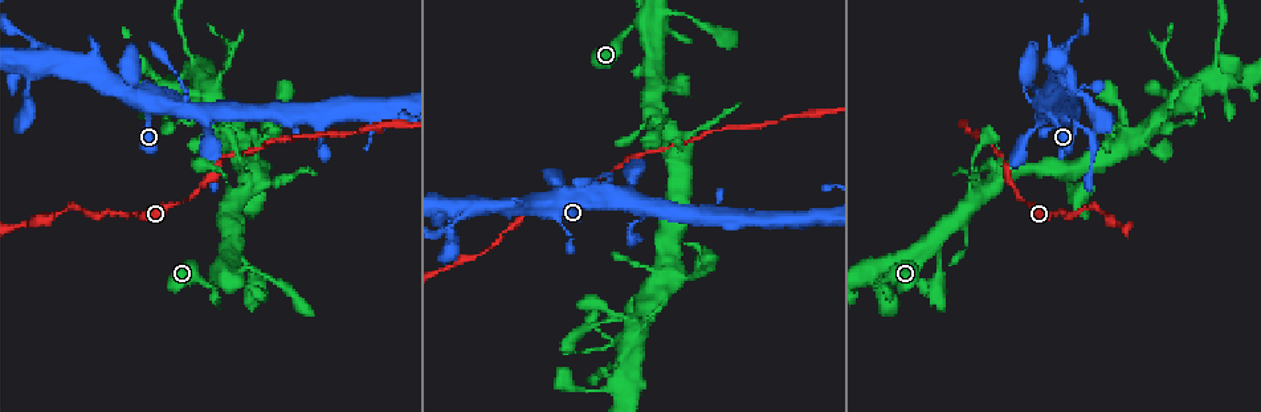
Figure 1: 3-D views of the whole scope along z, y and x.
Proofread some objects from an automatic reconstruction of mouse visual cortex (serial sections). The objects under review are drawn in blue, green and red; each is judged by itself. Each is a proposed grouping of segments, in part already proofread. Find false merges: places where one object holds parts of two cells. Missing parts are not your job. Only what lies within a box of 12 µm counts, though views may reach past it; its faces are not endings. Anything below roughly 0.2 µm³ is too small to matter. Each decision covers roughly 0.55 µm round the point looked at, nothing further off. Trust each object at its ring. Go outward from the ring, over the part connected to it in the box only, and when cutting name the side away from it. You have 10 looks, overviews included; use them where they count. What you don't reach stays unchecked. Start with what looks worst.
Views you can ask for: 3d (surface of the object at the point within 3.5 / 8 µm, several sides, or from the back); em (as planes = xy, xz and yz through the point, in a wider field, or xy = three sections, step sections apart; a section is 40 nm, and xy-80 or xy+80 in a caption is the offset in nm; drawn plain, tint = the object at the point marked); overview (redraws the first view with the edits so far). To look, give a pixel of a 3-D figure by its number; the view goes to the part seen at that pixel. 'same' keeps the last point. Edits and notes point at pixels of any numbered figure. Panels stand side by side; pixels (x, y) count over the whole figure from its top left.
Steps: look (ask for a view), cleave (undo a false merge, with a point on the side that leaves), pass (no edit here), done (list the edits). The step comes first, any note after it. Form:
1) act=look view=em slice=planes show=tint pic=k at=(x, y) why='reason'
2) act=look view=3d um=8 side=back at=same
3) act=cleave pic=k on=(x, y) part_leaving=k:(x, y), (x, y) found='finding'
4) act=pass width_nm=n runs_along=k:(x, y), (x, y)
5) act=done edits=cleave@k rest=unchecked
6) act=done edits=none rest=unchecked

act=look view=3d um=3.5 side=back pic=1 at=(642, 20) why='looks like a crossing'

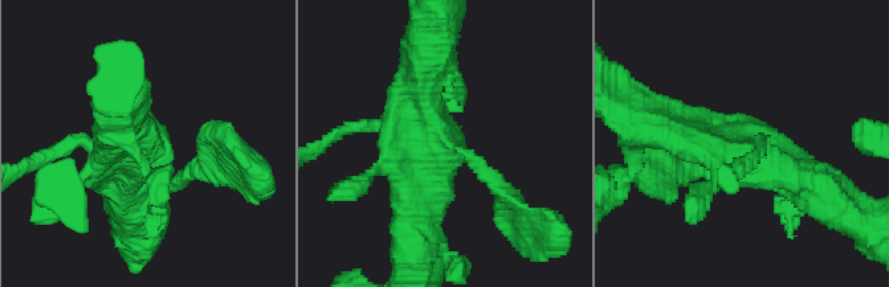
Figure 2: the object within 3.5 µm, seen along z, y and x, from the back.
act=look view=em slice=planes show=tint pic=2 at=(736, 150) why='need the tissue'

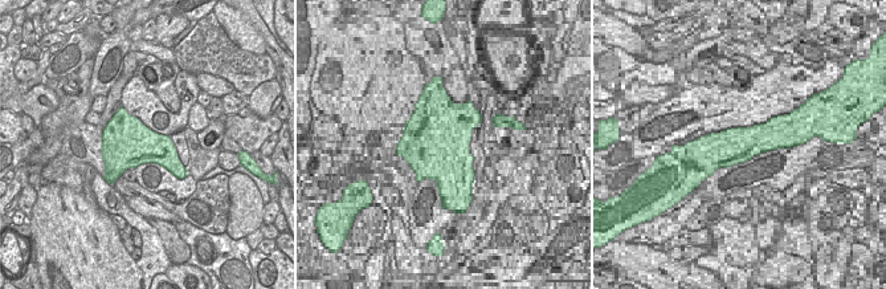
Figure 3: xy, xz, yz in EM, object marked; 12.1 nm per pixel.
act=pass runs_along=2:(203, 165), (167, 181), (118, 130) found='all the same cell'

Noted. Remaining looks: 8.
act=look view=3d um=3.5 pic=1 at=(180, 203) why='narrows sharply'

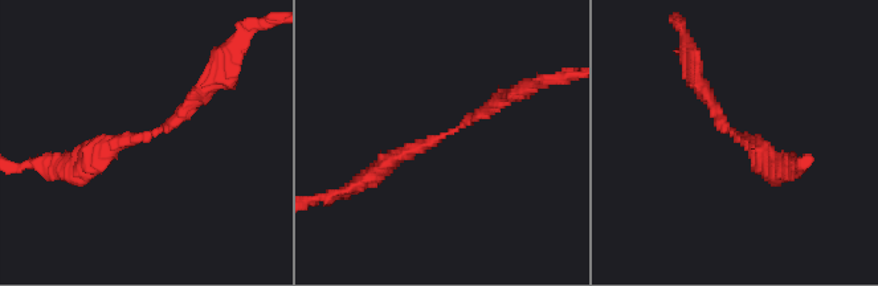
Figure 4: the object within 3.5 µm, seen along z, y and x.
act=look view=em slice=xy step=1 show=tint pic=4 at=(731, 135) arm_widths_nm=150,200 why='now the EM'

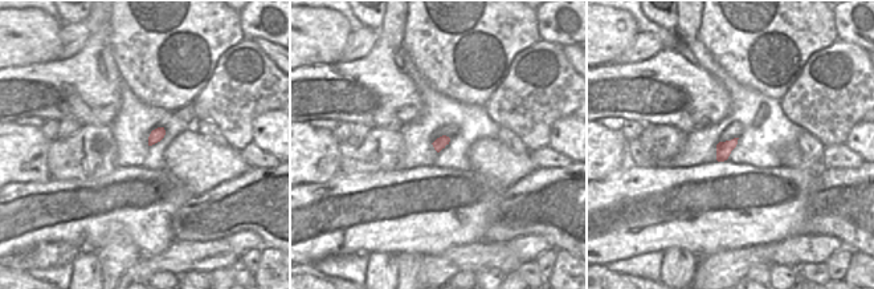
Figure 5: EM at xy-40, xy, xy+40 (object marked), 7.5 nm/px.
act=pass runs_along=4:(85, 163), (158, 134), (219, 77) found='continuous, no second cell'

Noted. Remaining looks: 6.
act=look view=3d um=8 pic=1 at=(1084, 208) why='narrows sharply'

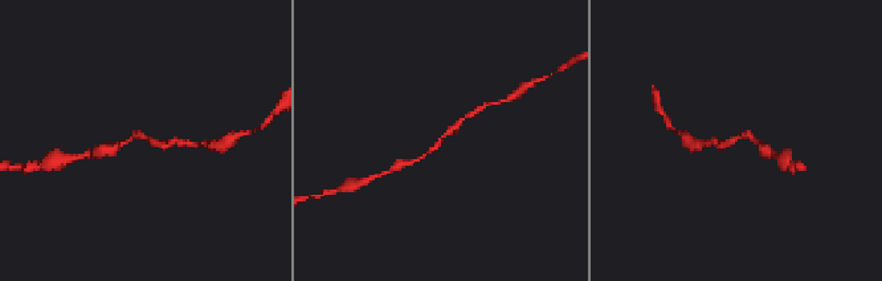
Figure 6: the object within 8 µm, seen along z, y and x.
act=look view=3d um=3.5 pic=6 at=(146, 139) why='closer look'

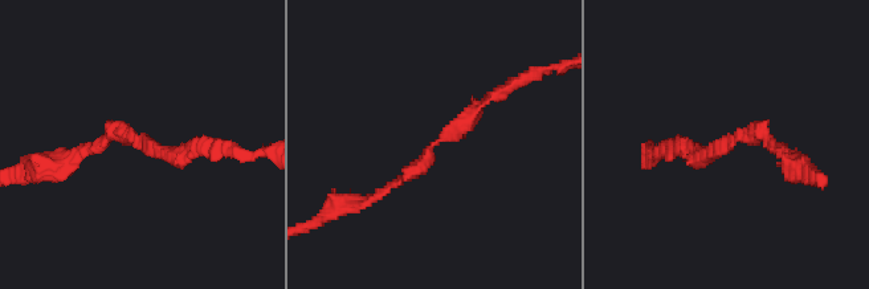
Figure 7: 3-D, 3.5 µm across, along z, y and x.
act=look view=em slice=xy step=5 show=tint pic=7 at=(135, 137) arm_widths_nm=100,150

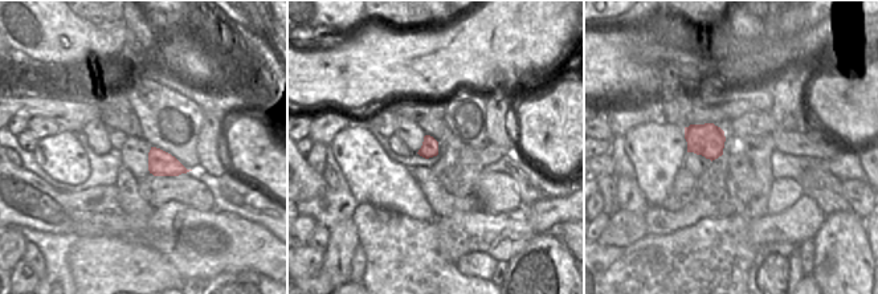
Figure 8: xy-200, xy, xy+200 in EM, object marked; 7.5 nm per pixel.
act=pass runs_along=7:(501, 89), (371, 198) found='continuous, no second cell'

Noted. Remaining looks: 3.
act=look view=3d um=3.5 pic=1 at=(934, 245) why='a fork'

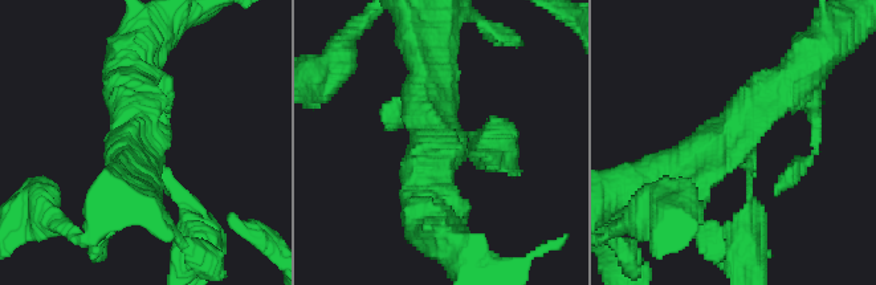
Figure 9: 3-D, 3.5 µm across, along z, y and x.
act=look view=em slice=xy step=2 show=tint pic=9 at=(138, 139) arms=3 arm_widths_nm=100,450,500 why='need the tissue'

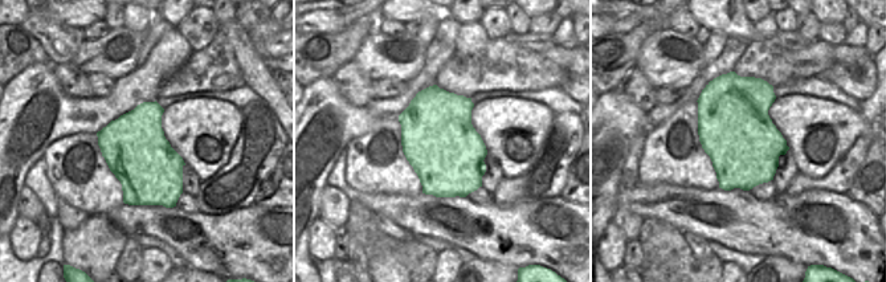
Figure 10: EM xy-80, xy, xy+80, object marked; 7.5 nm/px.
act=pass found='all the same cell'

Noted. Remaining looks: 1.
act=done edits=none rest=unchecked

